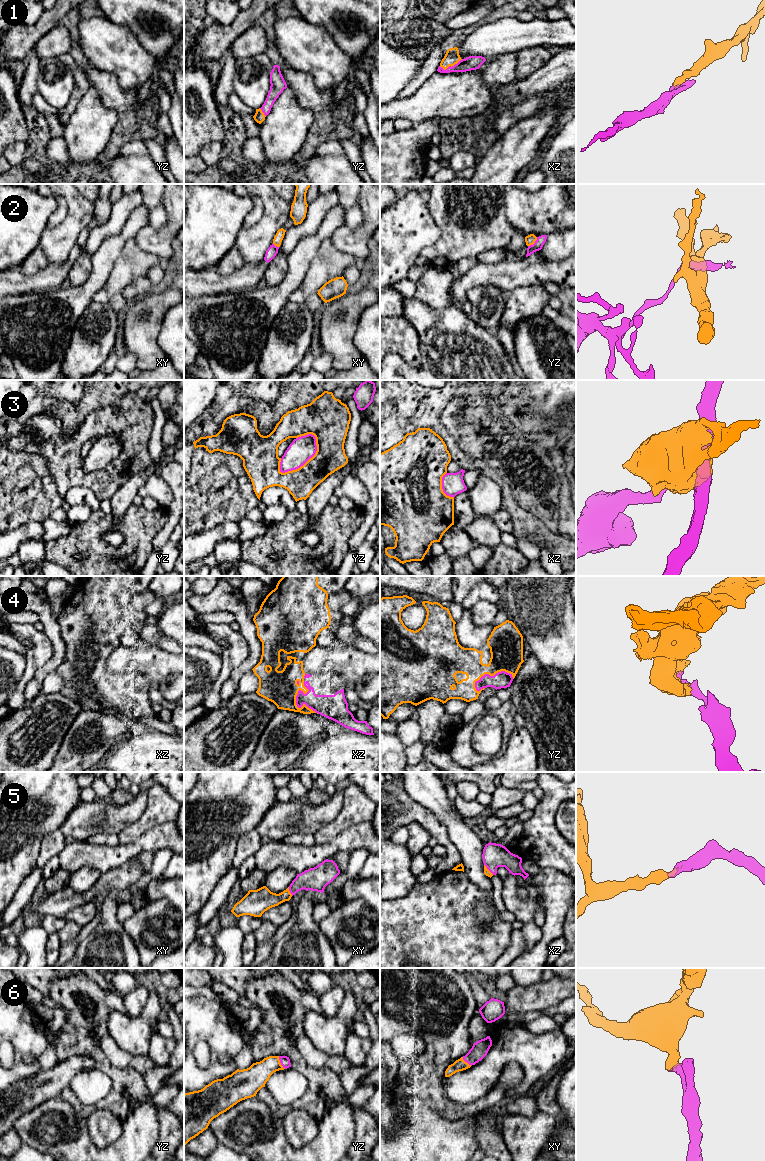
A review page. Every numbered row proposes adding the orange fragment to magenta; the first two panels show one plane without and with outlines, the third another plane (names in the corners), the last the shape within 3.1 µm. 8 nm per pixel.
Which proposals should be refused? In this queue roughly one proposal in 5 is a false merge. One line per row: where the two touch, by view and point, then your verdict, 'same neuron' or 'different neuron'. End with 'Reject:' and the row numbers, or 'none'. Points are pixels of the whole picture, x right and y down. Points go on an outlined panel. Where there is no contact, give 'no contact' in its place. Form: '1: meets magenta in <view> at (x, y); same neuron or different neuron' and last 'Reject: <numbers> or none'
1: meets magenta in xz at (450, 66); same neuron
2: meets magenta in yz at (534, 243); different neuron
3: meets magenta in yz at (306, 461); different neuron
4: meets magenta in xz at (296, 700); same neuron
5: meets magenta in xy at (289, 890); same neuron
6: meets magenta in yz at (280, 1062); same neuron
Reject: 2, 3

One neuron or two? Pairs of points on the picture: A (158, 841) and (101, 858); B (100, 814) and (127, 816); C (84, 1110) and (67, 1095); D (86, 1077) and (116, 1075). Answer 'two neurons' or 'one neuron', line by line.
A: one neuron
B: one neuron
C: one neuron
D: two neurons

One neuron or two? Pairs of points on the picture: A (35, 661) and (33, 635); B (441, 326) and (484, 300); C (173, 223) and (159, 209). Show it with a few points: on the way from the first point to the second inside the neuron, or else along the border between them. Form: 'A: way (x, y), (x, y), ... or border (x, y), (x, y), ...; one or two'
A: way (36, 655), (36, 641); one
B: border (468, 315), (476, 323), (488, 329); two
C: border (163, 195), (167, 222), (156, 230); two

